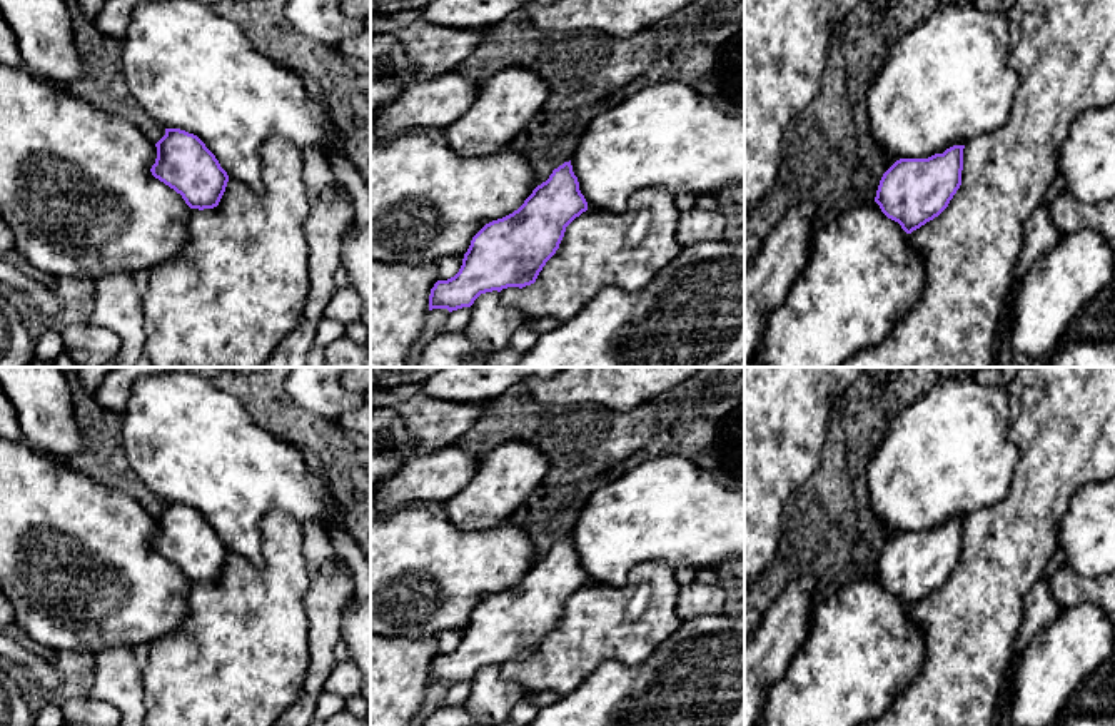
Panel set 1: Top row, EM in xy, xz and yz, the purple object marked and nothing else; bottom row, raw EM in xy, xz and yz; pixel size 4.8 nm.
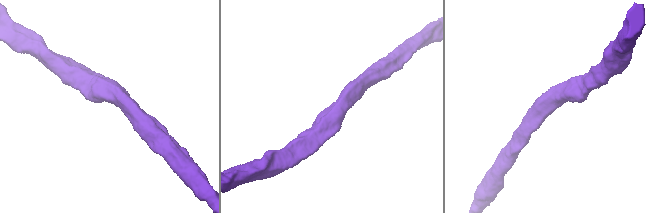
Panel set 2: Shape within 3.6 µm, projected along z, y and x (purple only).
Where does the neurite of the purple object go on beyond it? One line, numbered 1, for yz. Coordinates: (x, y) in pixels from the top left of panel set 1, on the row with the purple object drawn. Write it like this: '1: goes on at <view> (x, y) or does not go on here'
1: does not go on here

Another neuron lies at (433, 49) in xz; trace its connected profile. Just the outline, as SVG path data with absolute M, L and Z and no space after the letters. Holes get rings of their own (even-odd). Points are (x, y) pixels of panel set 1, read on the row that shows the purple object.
M424 20L399 28L396 38L404 47L407 62L417 70L404 87L457 68L482 42L484 35L486 28L459 30Z

